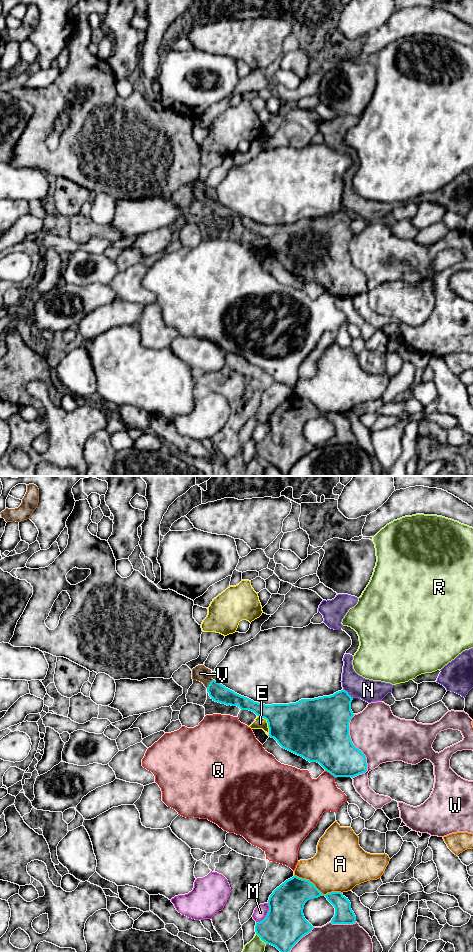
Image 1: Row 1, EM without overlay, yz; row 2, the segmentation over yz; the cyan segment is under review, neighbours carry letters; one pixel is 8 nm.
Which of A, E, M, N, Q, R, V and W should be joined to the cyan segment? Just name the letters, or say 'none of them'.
V

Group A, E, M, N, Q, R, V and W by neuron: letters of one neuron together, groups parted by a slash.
A / E / M / N / Q / R / V / W

